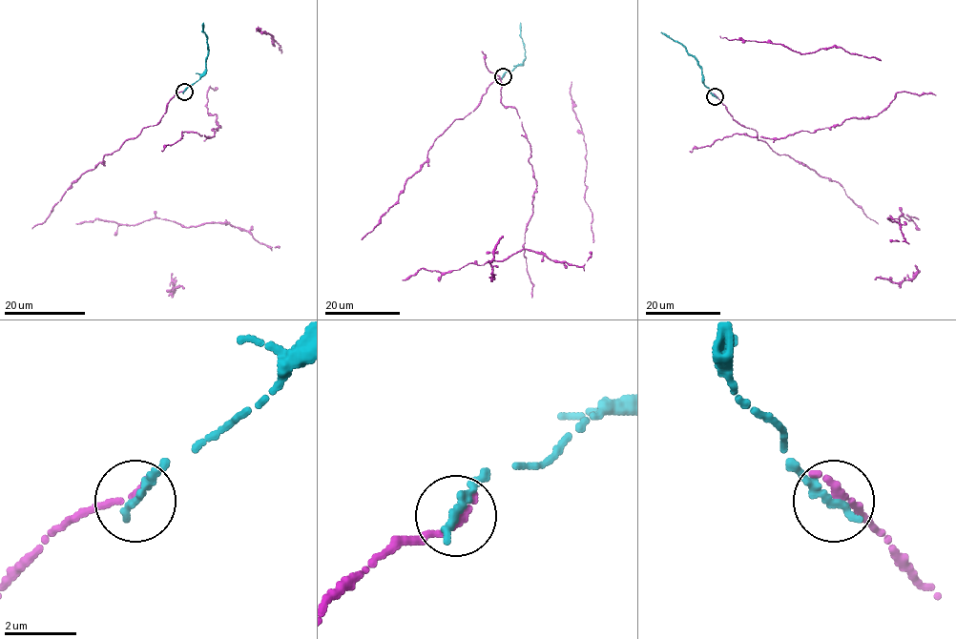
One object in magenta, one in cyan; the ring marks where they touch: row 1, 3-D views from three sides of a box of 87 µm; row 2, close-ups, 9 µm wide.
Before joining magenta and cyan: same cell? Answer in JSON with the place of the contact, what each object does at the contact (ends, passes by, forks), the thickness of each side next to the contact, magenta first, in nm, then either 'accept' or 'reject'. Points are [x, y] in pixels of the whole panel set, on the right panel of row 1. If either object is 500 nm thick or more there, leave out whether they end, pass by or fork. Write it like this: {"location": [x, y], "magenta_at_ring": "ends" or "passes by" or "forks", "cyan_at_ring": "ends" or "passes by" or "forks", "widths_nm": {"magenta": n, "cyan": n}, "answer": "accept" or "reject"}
{"location": [715, 96], "magenta_at_ring": "ends", "cyan_at_ring": "ends", "widths_nm": {"magenta": 260, "cyan": 280}, "answer": "accept"}

